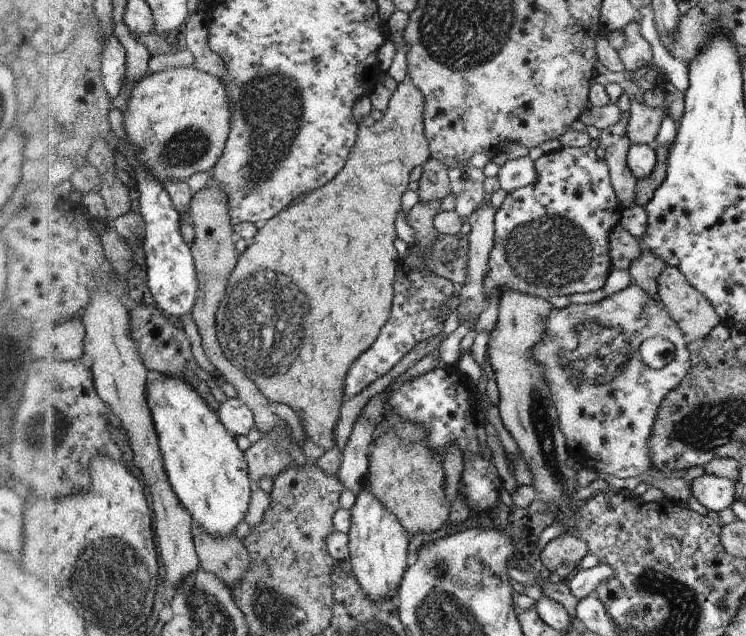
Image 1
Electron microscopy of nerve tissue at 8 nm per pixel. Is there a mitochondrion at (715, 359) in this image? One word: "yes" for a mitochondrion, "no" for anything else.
no

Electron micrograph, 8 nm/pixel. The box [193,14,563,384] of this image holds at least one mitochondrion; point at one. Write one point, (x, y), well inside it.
(265, 348)

